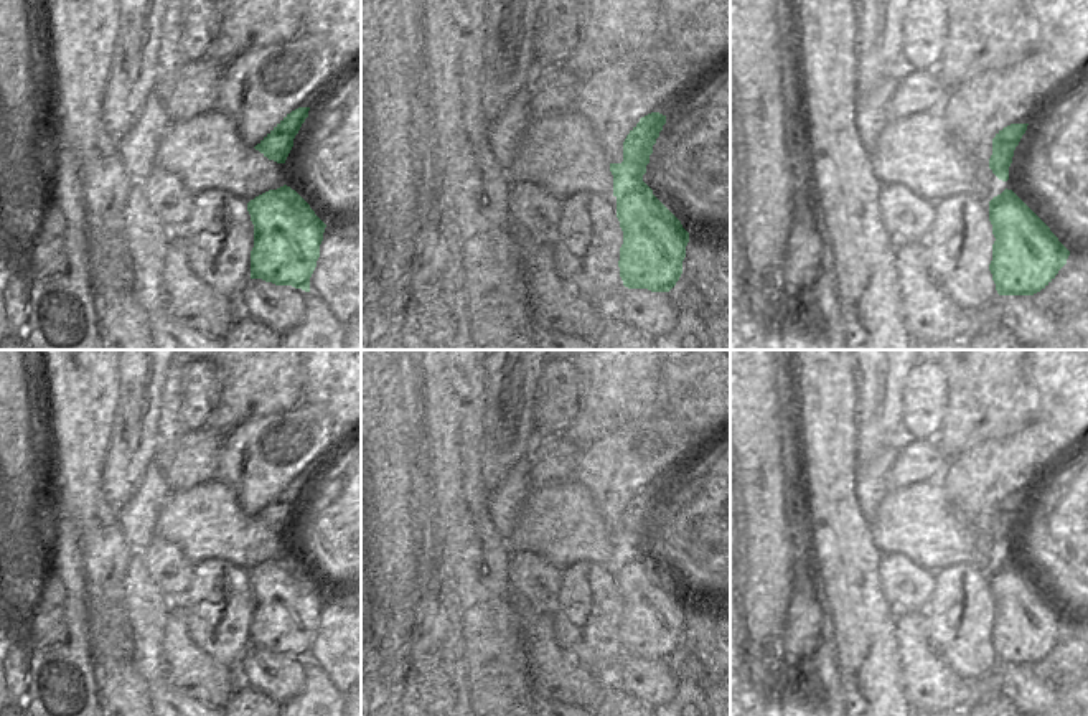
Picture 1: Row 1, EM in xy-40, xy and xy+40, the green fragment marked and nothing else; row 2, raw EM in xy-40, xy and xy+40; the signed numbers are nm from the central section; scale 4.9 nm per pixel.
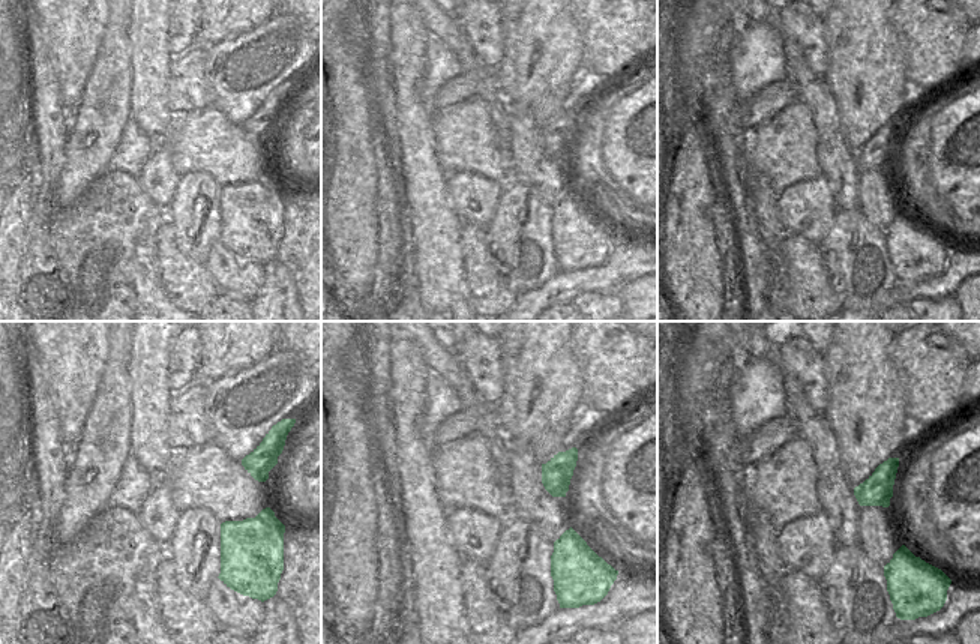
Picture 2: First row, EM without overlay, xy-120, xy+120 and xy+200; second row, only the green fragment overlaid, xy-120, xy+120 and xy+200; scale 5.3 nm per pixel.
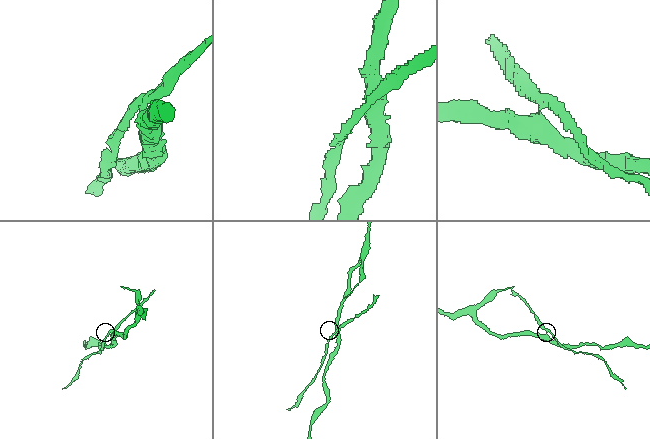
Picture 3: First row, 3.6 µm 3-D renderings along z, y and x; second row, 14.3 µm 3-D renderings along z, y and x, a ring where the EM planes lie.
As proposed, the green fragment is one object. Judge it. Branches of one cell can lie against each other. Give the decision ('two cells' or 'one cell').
two cells

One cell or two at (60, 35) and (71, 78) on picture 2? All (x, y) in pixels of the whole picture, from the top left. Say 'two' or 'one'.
one

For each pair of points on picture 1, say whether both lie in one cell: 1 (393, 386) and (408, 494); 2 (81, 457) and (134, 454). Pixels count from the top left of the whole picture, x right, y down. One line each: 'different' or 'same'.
1: same
2: different

